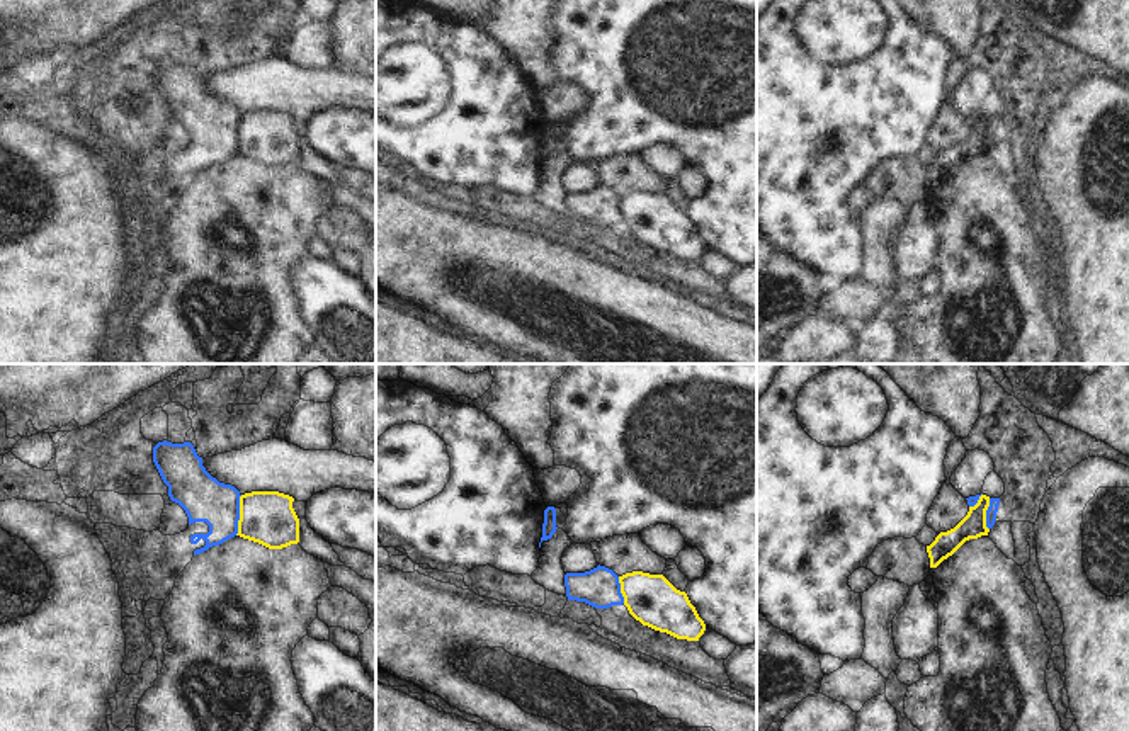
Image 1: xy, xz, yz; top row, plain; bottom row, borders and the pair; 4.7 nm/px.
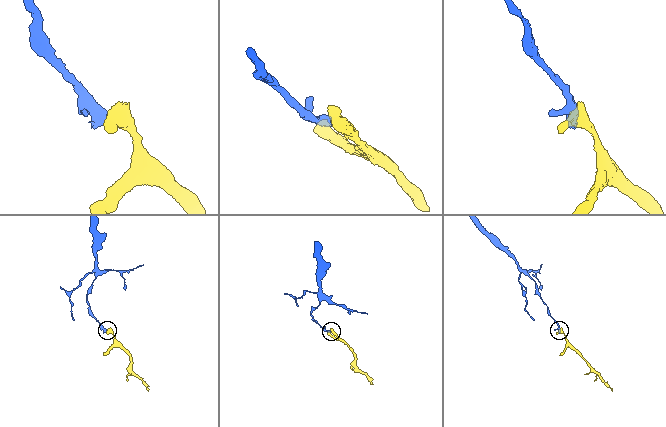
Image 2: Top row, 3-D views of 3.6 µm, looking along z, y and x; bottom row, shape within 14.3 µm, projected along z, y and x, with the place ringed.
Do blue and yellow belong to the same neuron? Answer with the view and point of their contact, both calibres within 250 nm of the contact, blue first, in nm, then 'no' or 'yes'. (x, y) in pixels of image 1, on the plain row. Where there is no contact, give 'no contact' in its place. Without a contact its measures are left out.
xy (238, 135) | 220/260 nm | no

